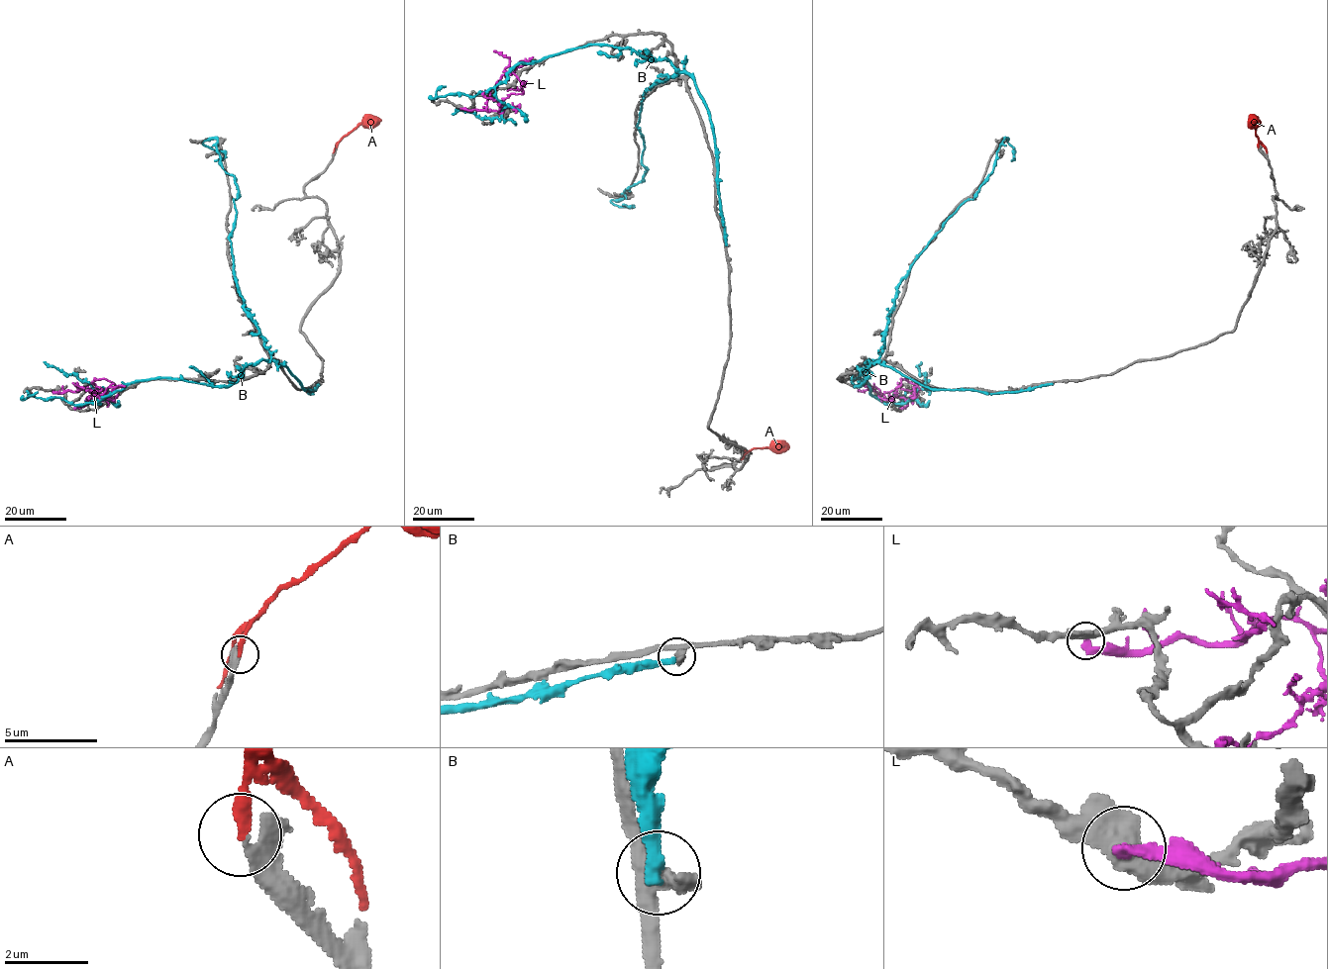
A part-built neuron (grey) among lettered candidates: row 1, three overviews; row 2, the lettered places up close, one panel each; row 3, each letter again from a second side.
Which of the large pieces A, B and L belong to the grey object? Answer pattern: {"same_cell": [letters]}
{"same_cell": ["A"]}

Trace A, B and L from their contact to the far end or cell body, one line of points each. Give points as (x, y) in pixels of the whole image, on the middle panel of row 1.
A: (745, 450), (784, 449), (788, 445)
B: (726, 244), (713, 126), (682, 72), (645, 92), (637, 129), (646, 171), (610, 201), (623, 204)
L: (460, 108), (484, 110), (490, 91), (502, 75), (513, 73), (520, 60), (527, 63), (519, 67)

